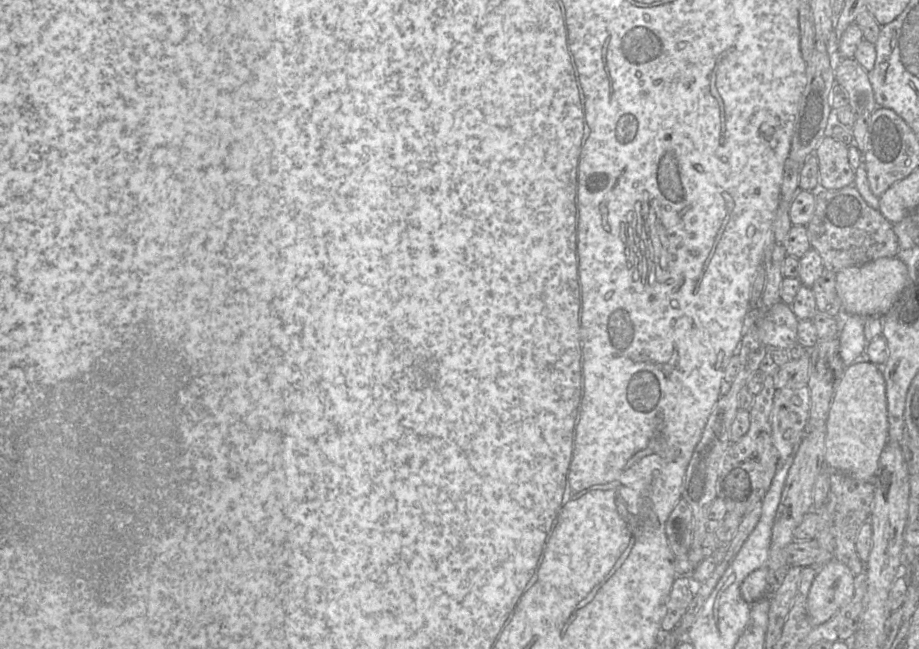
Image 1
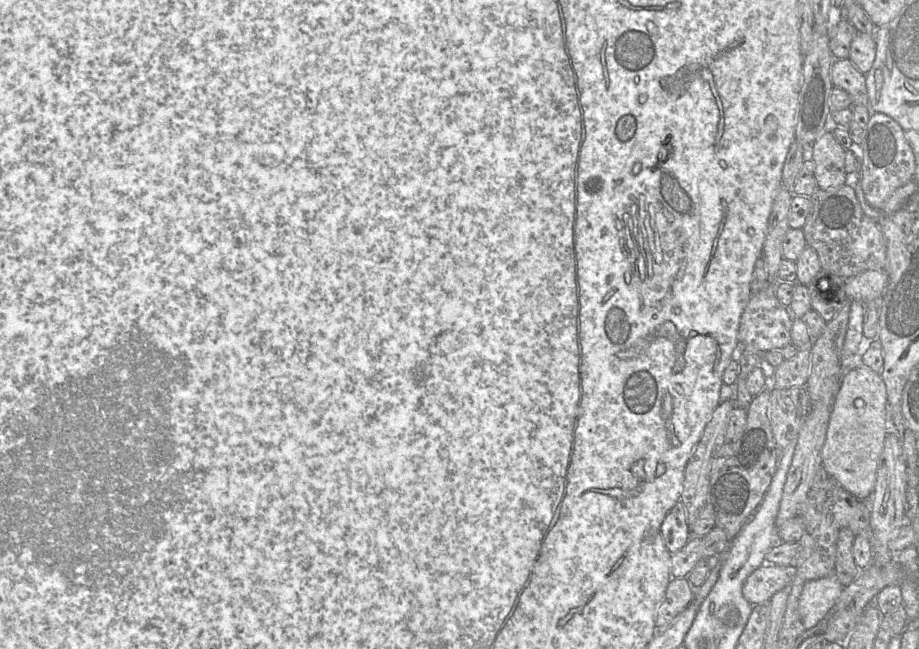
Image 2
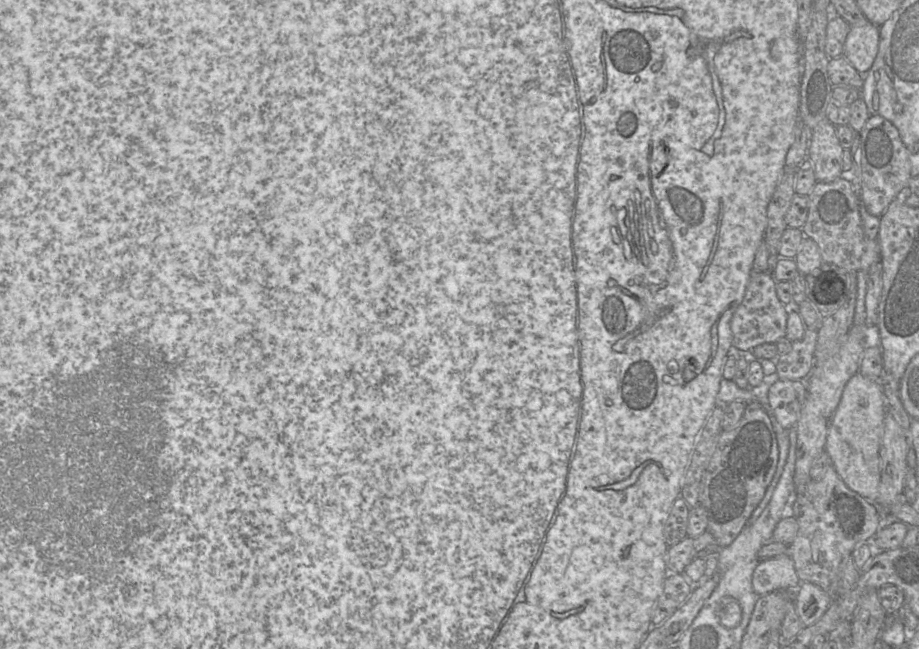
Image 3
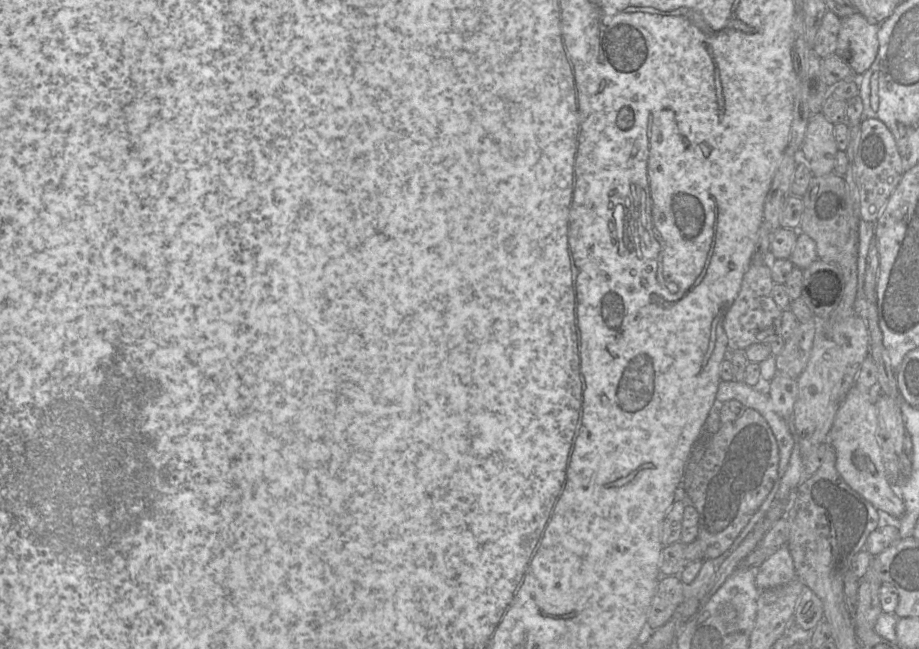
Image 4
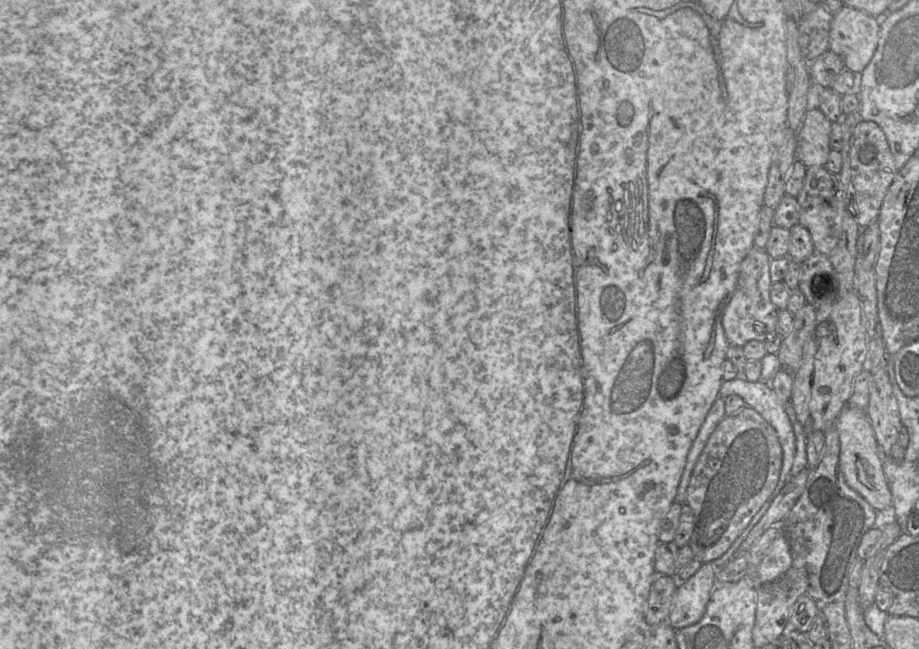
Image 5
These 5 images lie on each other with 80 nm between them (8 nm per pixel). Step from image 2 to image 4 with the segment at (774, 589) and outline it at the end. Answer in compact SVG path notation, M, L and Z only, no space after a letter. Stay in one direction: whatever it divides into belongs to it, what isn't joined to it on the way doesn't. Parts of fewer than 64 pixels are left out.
M787 545L781 546L757 569L755 584L759 591L772 589L794 580L796 572Z

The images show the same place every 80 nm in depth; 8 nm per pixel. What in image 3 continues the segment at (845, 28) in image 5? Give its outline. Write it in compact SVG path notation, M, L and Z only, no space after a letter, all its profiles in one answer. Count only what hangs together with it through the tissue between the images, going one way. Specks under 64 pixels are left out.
M870 21L861 26L851 26L844 43L843 55L860 73L867 74L879 49L879 29Z

